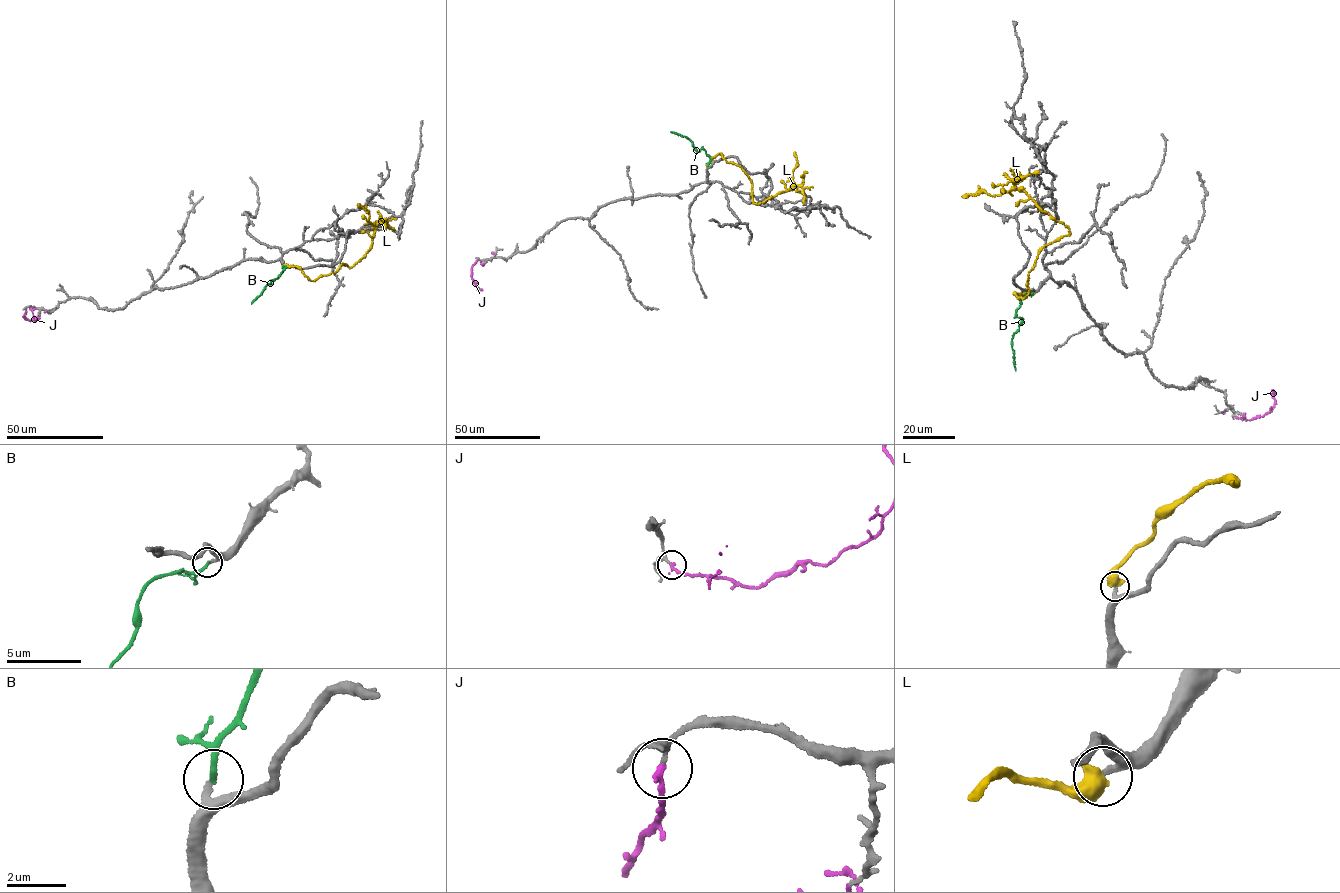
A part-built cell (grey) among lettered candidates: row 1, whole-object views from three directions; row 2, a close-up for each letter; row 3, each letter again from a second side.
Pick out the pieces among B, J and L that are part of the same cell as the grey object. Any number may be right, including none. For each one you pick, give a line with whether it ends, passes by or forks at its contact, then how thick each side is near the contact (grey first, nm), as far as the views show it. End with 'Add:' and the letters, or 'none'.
B: It ends there. Thickness 240 nm (grey) against 190 nm
Add: B

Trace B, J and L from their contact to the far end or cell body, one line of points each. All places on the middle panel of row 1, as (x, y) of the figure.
B: (708, 166), (710, 158), (705, 150), (698, 151), (687, 137), (670, 131)
J: (478, 259), (471, 274), (478, 290)
L: (707, 166), (721, 153), (739, 165), (757, 204), (791, 188), (795, 152)

